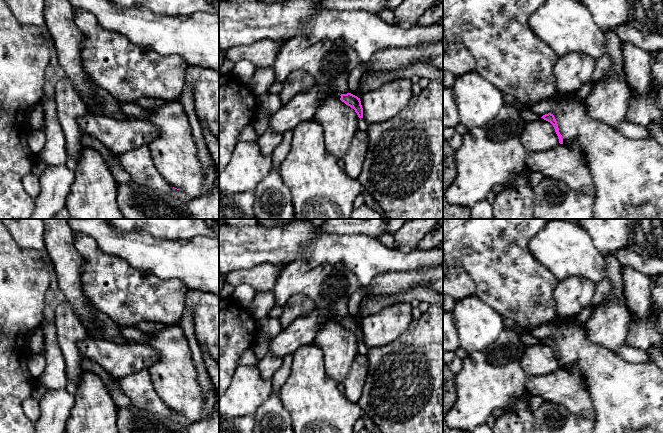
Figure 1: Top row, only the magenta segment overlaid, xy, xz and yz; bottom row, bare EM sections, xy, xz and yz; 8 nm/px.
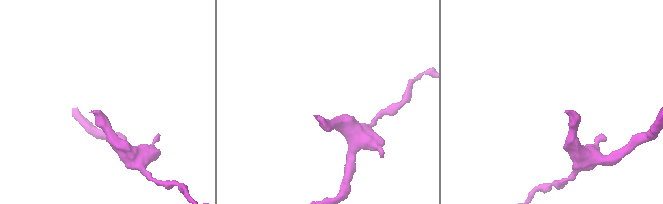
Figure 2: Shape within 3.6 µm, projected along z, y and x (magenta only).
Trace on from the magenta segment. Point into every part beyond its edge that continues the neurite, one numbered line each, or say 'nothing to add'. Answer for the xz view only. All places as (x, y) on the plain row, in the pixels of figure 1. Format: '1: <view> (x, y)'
1: xz (330, 287)

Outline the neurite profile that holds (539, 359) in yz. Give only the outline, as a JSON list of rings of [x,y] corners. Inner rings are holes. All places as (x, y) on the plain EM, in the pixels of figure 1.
[[[543,342],[527,346],[520,362],[527,377],[548,375],[560,368],[553,349]]]

